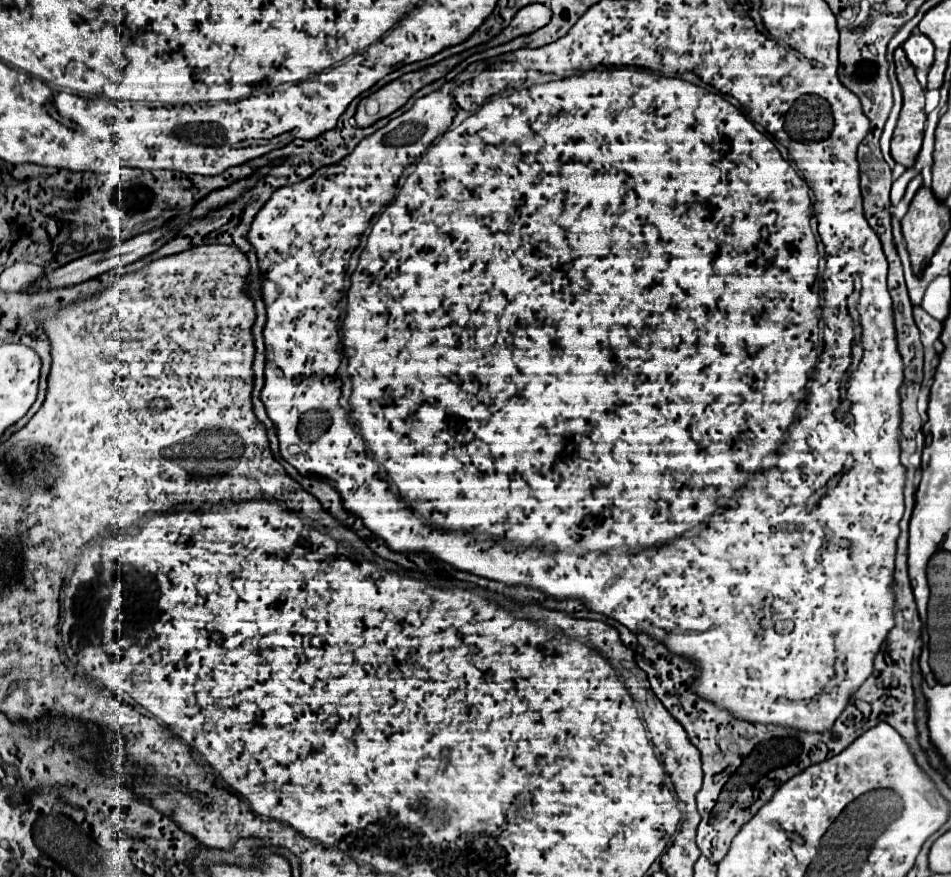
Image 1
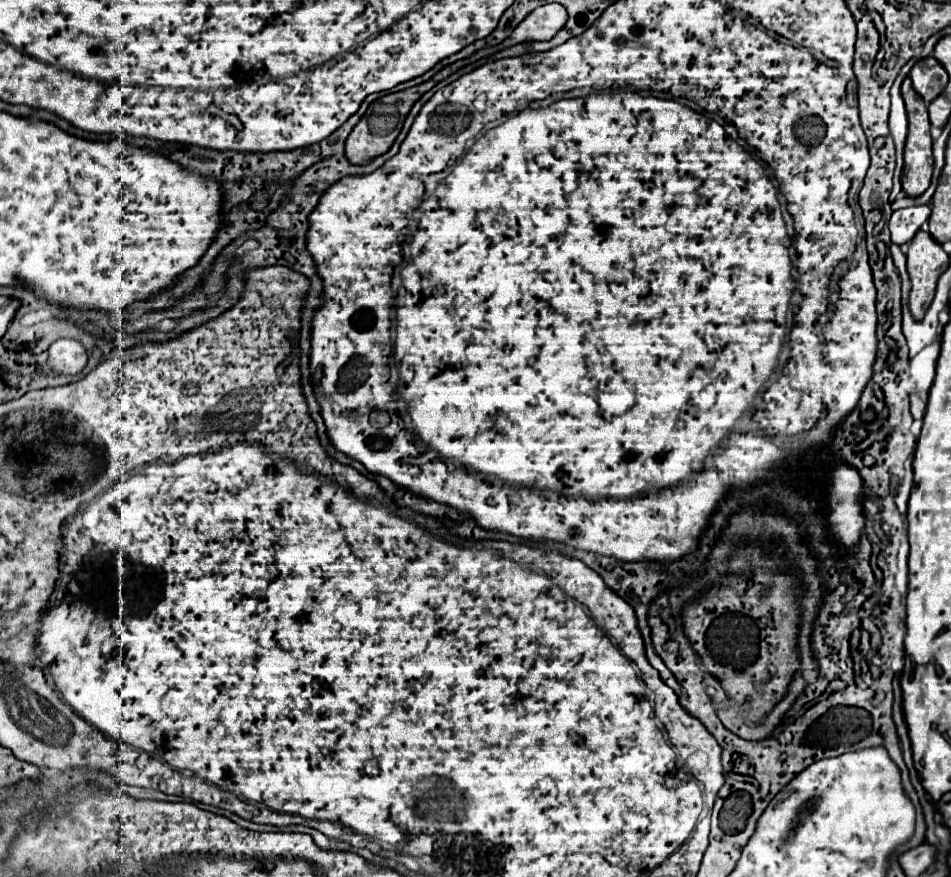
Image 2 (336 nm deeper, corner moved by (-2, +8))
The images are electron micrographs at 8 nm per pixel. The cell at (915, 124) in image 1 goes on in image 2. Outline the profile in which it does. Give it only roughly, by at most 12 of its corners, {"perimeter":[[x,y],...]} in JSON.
{"perimeter":[[909,76],[901,94],[907,106],[901,184],[919,196],[931,182],[933,138],[927,104]]}

